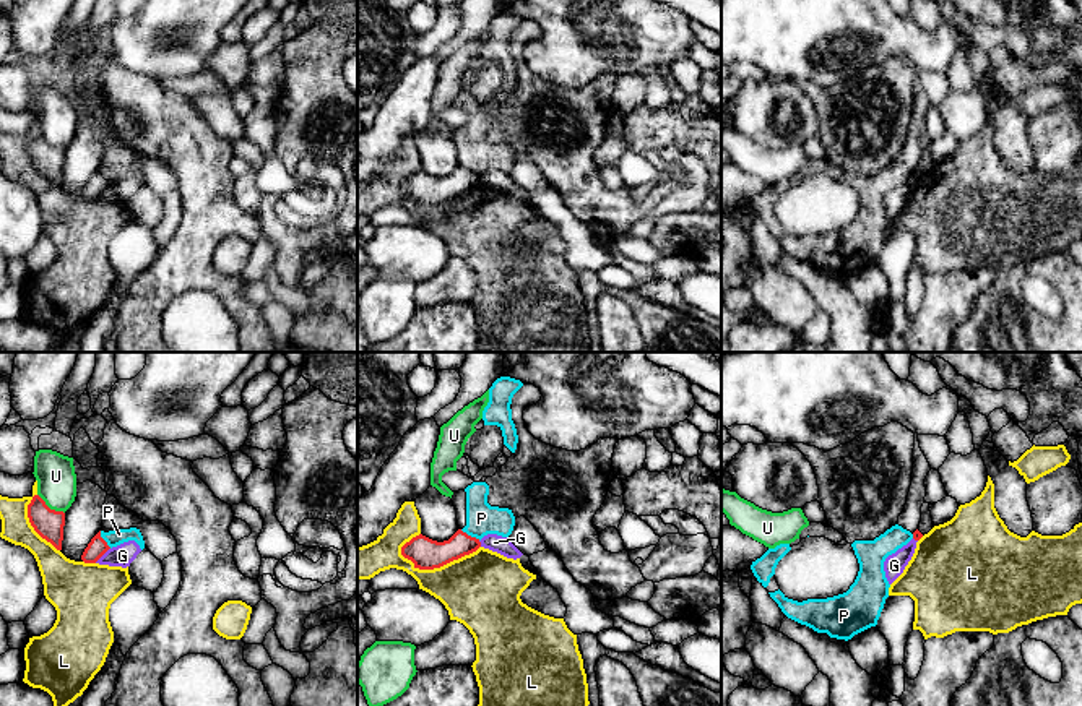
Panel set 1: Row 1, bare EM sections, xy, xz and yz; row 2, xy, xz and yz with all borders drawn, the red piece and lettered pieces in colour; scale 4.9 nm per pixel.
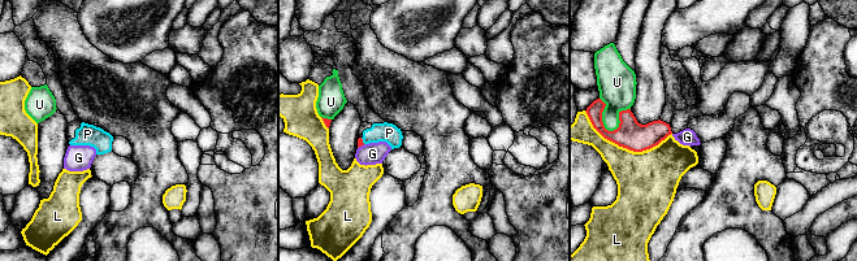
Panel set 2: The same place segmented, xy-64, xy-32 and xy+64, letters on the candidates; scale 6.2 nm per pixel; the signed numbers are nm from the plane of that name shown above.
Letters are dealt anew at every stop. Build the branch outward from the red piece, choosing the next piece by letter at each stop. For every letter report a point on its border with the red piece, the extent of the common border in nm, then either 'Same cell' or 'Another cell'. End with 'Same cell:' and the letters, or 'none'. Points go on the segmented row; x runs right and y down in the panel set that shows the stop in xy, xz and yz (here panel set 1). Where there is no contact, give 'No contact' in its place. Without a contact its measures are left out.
G: Touches red at xy (101, 555). Shared border 110 nm. Another cell
L: Touches red at xz (439, 567). Shared border 400 nm. Another cell
P: Touches red at xz (470, 536). Shared border 120 nm. Another cell
U: Touches red at xy (49, 508). Shared border 170 nm. Another cell
Same cell: none

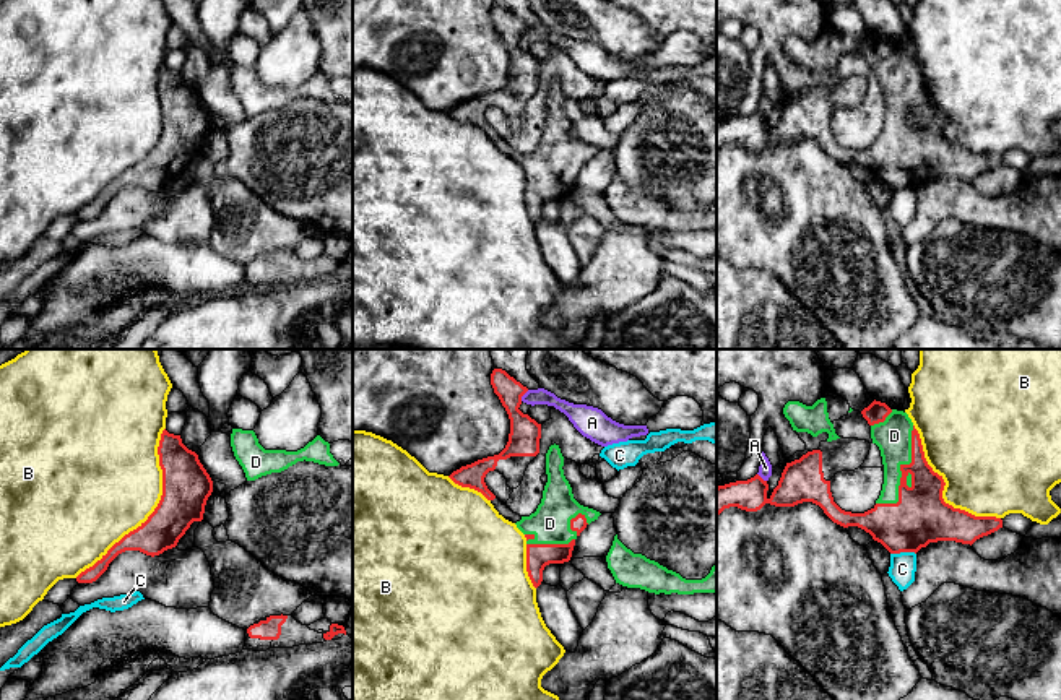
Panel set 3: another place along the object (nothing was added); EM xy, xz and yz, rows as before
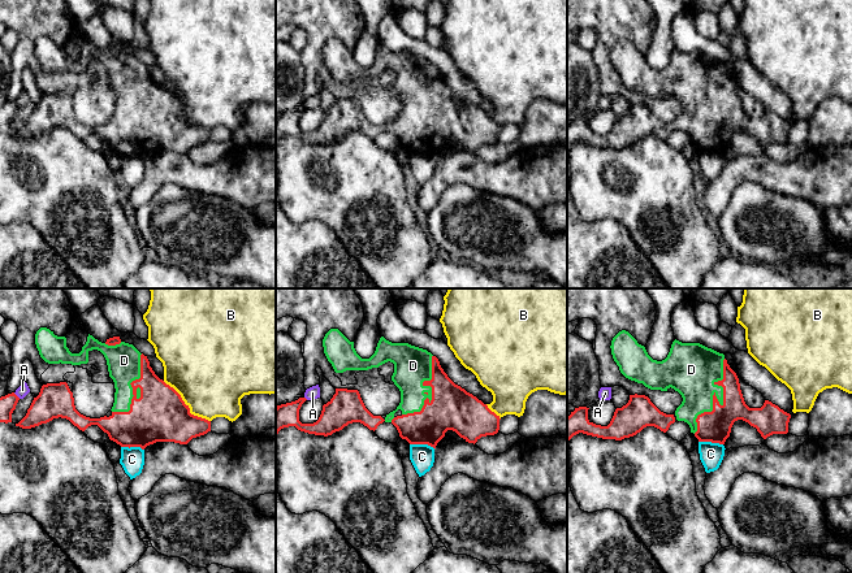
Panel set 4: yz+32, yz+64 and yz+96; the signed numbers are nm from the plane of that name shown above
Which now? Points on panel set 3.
A: Touches red at xz (524, 393). Shared border 70 nm. Another cell
B: Touches red at xy (155, 509). Shared border 850 nm. Another cell
C: Touches red at yz (902, 551). Shared border 130 nm. Another cell
D: Touches red at yz (900, 470). Shared border 440 nm. Same cell
Same cell: D

